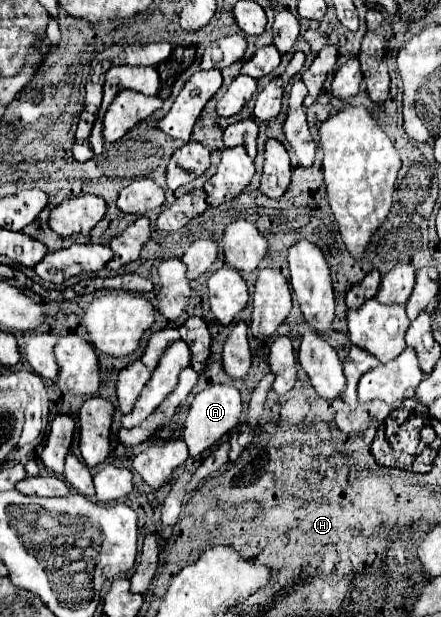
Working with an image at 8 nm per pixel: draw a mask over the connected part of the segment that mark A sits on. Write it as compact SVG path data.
M212 384L210 388L196 394L194 402L190 406L188 418L184 422L184 434L182 434L190 456L200 456L204 450L214 446L224 434L228 434L238 424L240 412L242 412L242 400L240 400L240 392L236 388Z

